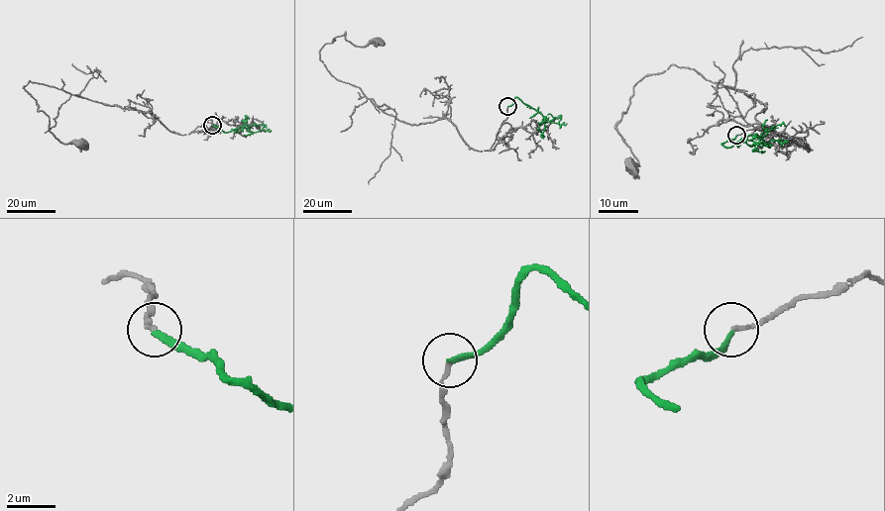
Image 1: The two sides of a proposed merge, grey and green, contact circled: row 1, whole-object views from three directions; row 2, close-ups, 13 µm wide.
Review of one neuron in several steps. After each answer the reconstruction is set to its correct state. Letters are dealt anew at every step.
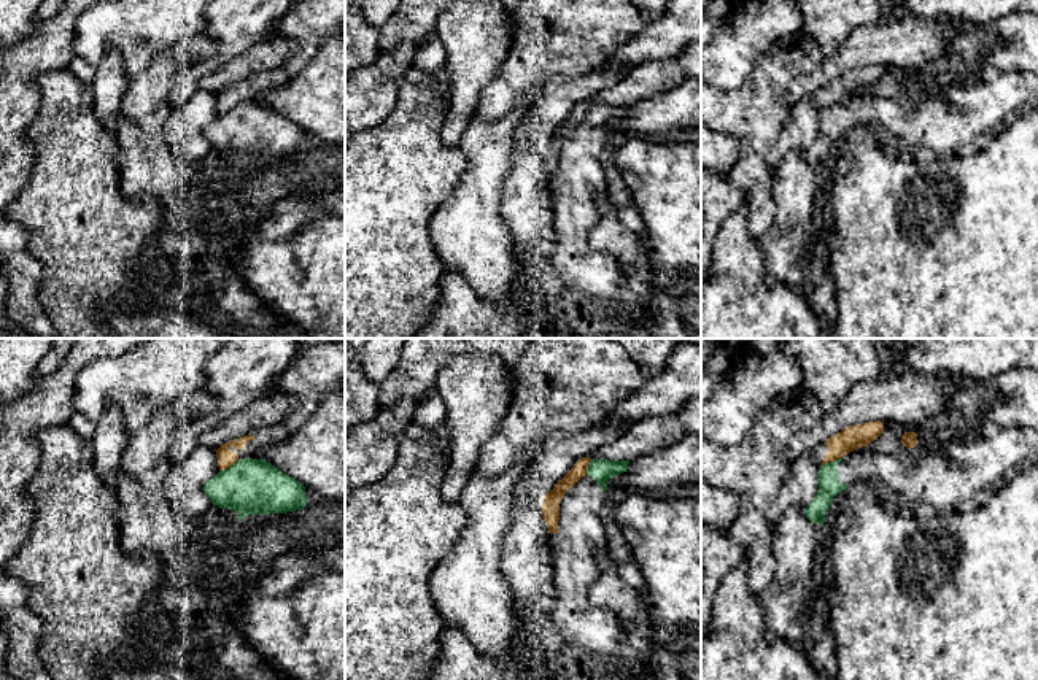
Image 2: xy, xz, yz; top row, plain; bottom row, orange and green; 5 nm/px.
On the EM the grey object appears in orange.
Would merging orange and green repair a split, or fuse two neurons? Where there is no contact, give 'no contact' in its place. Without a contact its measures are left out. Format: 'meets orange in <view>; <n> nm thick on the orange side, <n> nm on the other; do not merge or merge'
meets orange in yz; 120 nm thick on the orange side, 110 nm on the other; do not merge

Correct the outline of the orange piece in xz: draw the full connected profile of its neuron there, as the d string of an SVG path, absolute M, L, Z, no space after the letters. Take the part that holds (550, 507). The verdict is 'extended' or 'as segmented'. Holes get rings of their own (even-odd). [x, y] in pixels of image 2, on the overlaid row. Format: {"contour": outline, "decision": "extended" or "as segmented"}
{"contour": "M590 458L579 459L574 467L560 480L555 488L545 494L542 508L542 518L548 527L548 532L560 534L558 520L560 520L560 500L582 477L587 475Z", "decision": "as segmented"}

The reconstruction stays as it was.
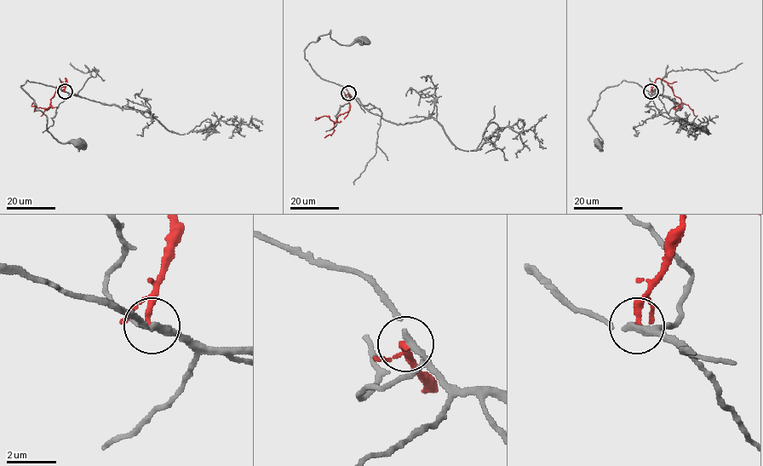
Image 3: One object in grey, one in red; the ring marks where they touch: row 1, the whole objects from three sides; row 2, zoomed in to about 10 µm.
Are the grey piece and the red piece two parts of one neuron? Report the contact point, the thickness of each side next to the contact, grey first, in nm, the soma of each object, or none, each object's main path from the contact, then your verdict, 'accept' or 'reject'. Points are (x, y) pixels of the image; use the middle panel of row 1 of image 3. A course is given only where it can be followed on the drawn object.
place (348, 93); calibres 240 and 240 nm; soma grey (361, 39); soma red none; course grey (348, 93), (343, 86), (317, 74), (305, 58), (304, 48), (330, 31), (329, 37), (342, 45), (362, 39); course red (348, 93), (349, 109), (338, 116), (334, 123), (328, 117), (315, 120), (316, 117); accept

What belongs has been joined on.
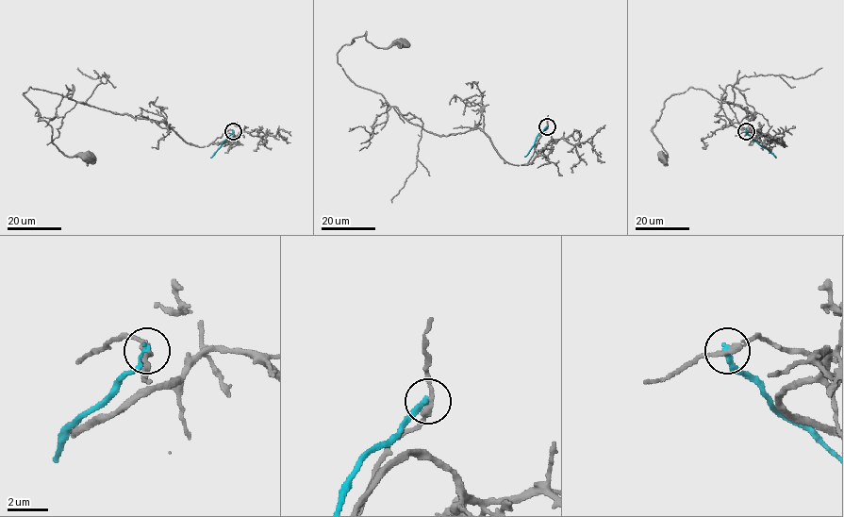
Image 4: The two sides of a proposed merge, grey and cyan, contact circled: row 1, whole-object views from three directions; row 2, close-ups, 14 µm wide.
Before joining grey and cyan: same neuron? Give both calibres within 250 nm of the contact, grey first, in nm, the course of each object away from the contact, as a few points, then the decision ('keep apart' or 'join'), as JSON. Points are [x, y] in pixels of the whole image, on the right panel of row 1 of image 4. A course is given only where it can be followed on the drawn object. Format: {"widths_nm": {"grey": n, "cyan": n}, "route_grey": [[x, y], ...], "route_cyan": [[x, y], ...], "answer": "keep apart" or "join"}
{"widths_nm": {"grey": 260, "cyan": 280}, "route_grey": [[746, 131], [785, 146], [748, 124], [755, 114], [690, 87], [671, 94], [652, 129], [661, 156]], "route_cyan": [[746, 131], [776, 158]], "answer": "keep apart"}

